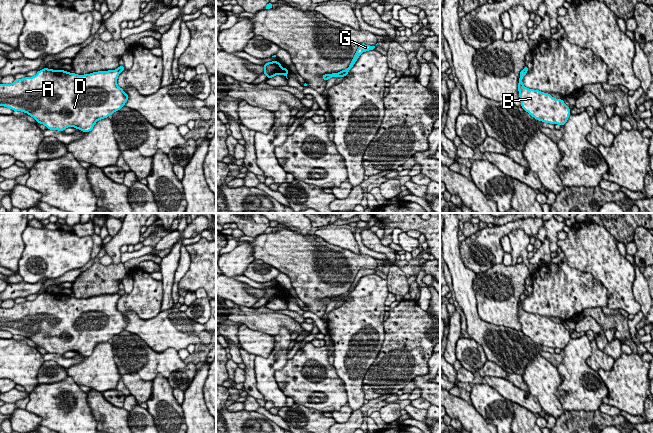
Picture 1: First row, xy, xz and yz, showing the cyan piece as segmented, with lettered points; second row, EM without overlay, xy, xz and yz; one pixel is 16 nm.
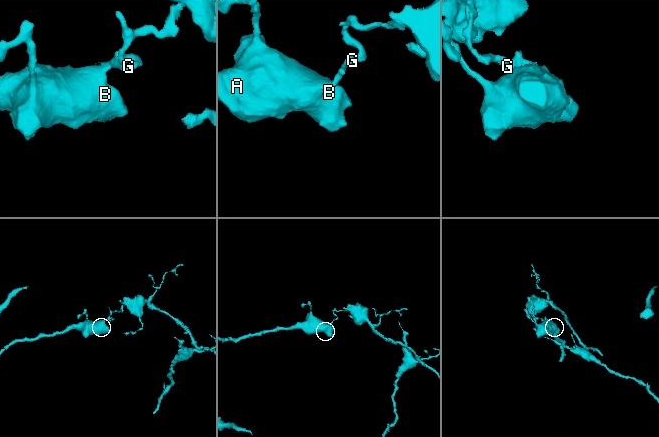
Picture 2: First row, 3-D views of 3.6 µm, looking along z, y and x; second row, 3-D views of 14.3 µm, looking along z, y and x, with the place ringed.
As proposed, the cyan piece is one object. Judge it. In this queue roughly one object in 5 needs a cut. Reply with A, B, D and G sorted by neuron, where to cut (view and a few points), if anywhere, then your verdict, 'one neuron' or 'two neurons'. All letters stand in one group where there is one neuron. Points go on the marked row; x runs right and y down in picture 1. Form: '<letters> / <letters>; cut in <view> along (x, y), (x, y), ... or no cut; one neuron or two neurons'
A B D / G; cut in xz along (348, 69), (338, 76); two neurons

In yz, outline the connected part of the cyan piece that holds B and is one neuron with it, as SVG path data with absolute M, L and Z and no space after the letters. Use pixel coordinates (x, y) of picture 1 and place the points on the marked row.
M525 70L520 71L518 83L521 107L536 120L553 125L565 125L571 113L569 106L562 99L553 98L548 93L526 88L522 82L526 73Z

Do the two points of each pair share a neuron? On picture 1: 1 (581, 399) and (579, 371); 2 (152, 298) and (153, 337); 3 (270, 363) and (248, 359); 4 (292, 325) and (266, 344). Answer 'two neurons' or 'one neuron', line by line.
1: one neuron
2: two neurons
3: two neurons
4: two neurons

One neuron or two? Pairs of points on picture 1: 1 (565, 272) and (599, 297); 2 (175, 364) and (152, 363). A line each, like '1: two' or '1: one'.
1: one
2: one

